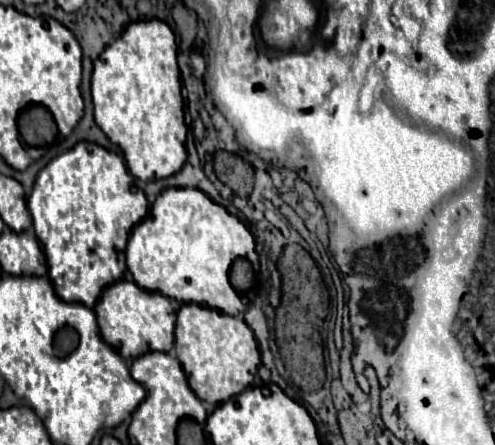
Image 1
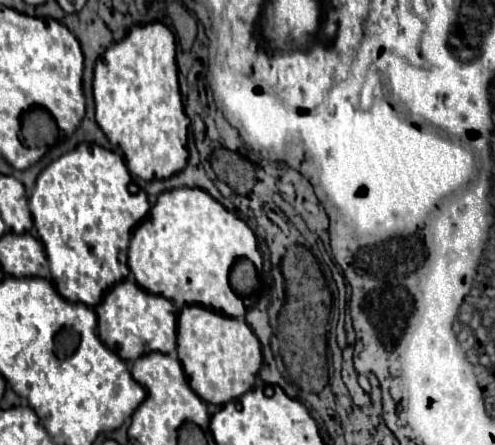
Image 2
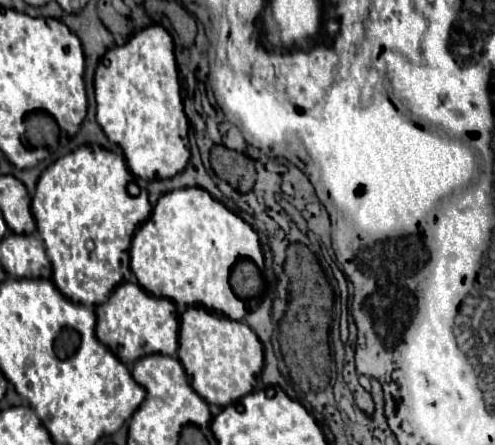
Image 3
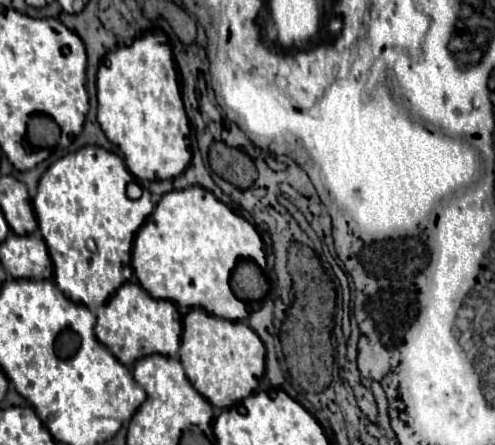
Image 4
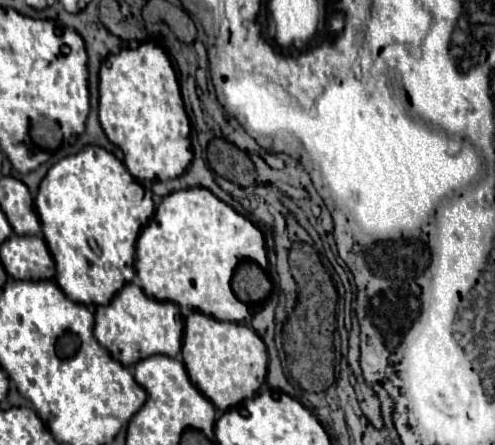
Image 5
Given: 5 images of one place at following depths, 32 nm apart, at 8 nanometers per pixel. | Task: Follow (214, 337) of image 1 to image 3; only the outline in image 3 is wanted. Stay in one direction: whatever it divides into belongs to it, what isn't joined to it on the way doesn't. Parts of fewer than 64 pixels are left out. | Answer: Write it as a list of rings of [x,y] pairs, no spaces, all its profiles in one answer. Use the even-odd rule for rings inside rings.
[[[188,308],[182,314],[178,356],[192,388],[196,388],[208,404],[220,408],[250,394],[264,366],[264,348],[260,338],[244,320],[216,316],[204,308]]]

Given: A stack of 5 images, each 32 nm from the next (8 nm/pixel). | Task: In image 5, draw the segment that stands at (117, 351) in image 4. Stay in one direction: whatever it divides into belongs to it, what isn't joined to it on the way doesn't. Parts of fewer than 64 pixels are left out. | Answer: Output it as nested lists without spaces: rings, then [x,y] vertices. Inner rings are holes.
[[[126,284],[114,298],[112,304],[100,306],[96,310],[96,340],[110,352],[114,360],[124,364],[126,368],[136,366],[140,360],[164,354],[176,358],[182,350],[184,338],[184,318],[176,304],[158,302],[148,298],[138,284]]]

